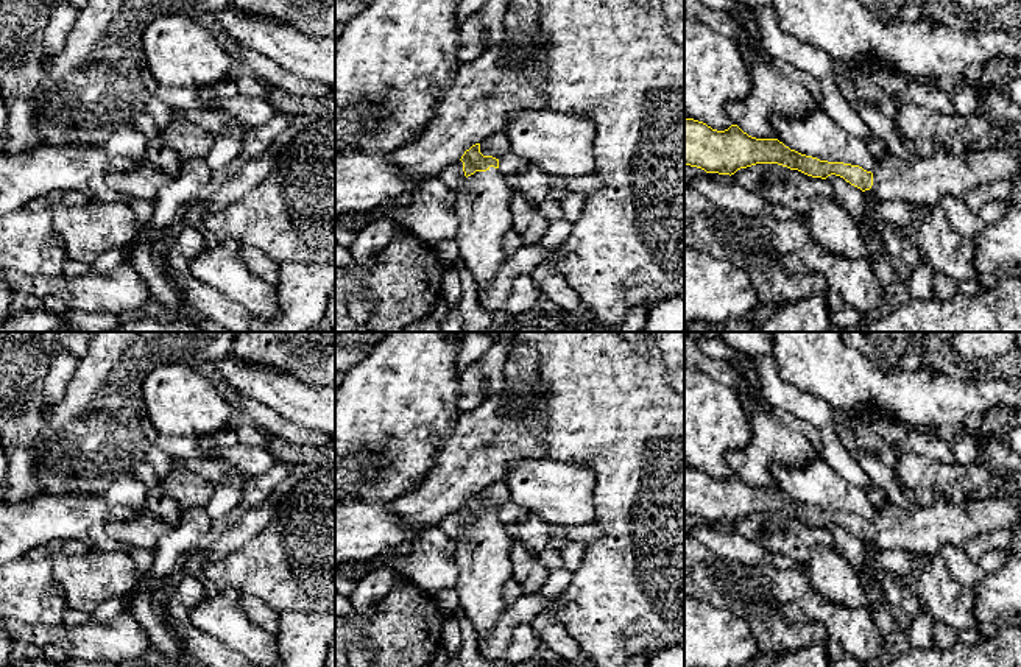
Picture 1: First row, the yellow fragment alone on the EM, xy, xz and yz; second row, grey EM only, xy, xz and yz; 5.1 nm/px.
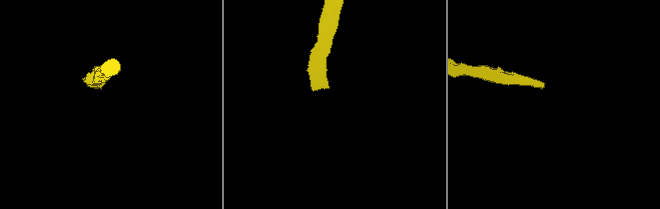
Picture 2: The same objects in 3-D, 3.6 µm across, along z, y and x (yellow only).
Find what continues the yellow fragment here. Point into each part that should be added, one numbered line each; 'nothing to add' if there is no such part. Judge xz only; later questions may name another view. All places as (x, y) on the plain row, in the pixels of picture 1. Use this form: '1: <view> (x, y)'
1: xz (484, 561)

